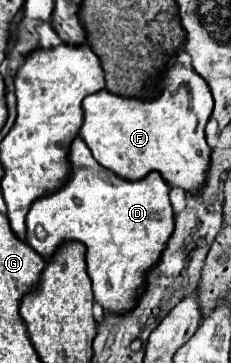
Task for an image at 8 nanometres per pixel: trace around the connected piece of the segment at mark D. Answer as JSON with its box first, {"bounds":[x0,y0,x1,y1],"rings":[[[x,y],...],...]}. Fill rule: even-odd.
{"bounds":[26,137,174,311],"rings":[[[76,137],[72,141],[68,161],[70,173],[62,187],[56,189],[52,195],[38,197],[32,203],[26,217],[26,241],[44,259],[48,259],[62,241],[82,241],[86,245],[88,275],[94,285],[96,301],[104,307],[104,311],[128,311],[128,307],[132,307],[132,295],[136,295],[140,283],[144,283],[144,271],[148,271],[148,267],[156,263],[160,251],[164,249],[164,243],[168,241],[168,235],[172,233],[174,211],[168,199],[168,183],[162,179],[158,171],[150,171],[146,177],[138,181],[118,177],[92,157],[82,137]],[[38,227],[44,229],[44,237],[38,237]]]}

